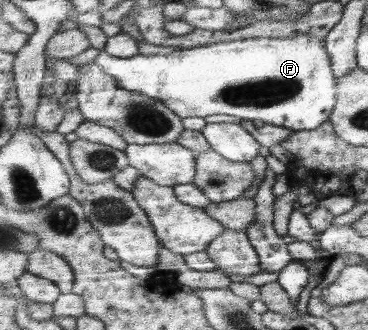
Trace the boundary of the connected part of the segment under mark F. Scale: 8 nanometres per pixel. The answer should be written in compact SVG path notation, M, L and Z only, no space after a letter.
M298 34L294 38L245 39L235 42L222 42L192 49L178 49L178 51L174 51L174 53L168 55L148 56L140 53L138 56L132 56L132 58L118 58L118 56L112 56L104 49L98 54L93 62L102 66L107 74L115 76L116 79L120 81L120 87L132 91L142 91L151 98L162 100L184 119L188 117L202 117L206 119L210 115L230 114L240 116L243 119L262 120L265 123L280 125L297 131L313 131L320 128L326 121L331 120L331 116L337 108L339 98L339 90L337 87L338 77L334 72L332 57L330 57L330 53L328 53L328 49L326 49L327 40L328 39L325 40L325 38L317 38L316 36L313 36L313 34Z

